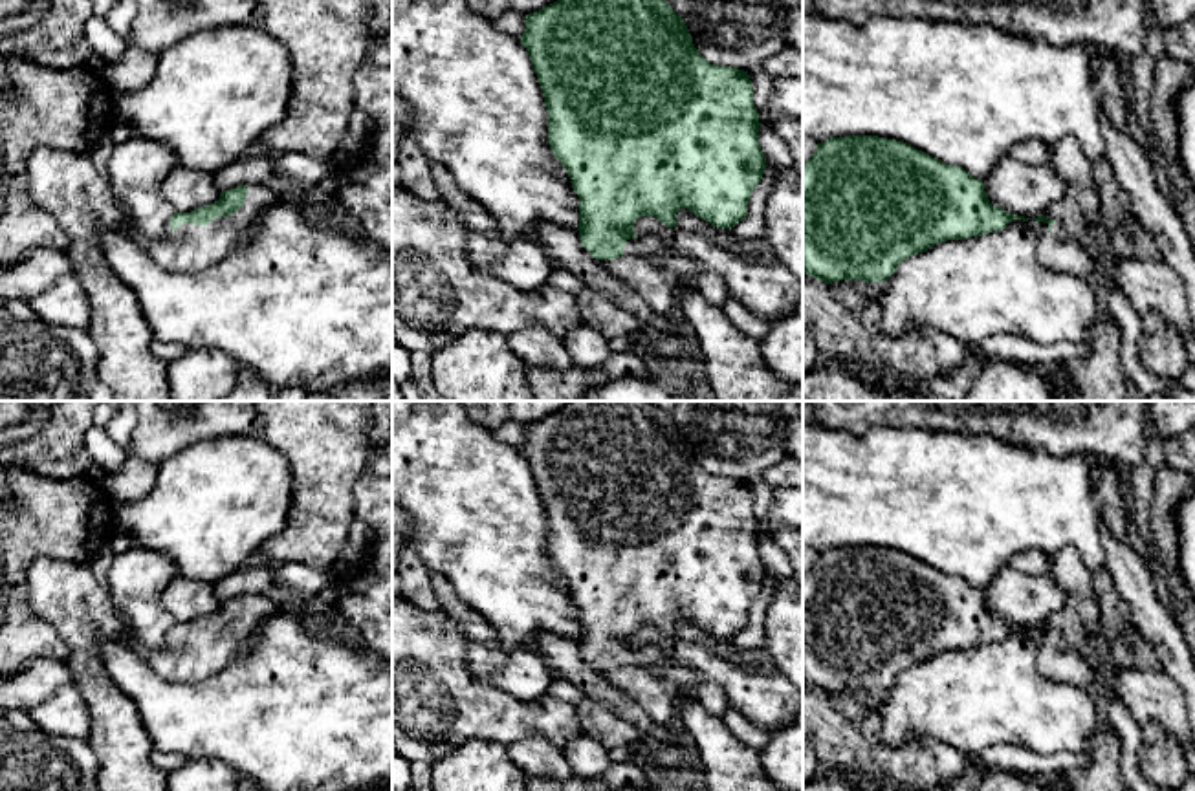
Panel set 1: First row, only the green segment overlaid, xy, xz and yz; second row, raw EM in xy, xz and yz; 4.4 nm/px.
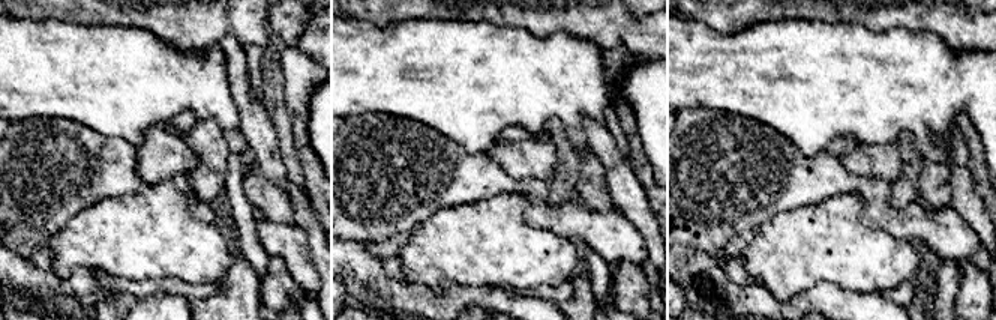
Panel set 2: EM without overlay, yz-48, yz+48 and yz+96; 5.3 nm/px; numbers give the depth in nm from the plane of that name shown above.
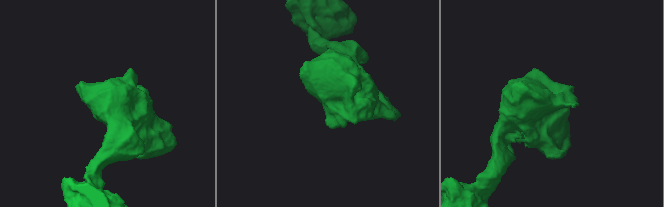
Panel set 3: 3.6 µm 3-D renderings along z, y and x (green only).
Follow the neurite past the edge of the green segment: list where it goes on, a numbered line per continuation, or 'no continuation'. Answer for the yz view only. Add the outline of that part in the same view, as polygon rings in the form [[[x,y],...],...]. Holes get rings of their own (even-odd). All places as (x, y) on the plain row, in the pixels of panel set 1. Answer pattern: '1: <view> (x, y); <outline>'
1: yz (1150, 694); [[[1039,632],[1037,639],[1037,668],[1045,677],[1085,690],[1092,685],[1111,687],[1140,725],[1160,723],[1184,747],[1193,743],[1186,698],[1166,672],[1136,666],[1118,668],[1114,665],[1100,668],[1096,661],[1087,659],[1081,652],[1069,650],[1059,634]]]

